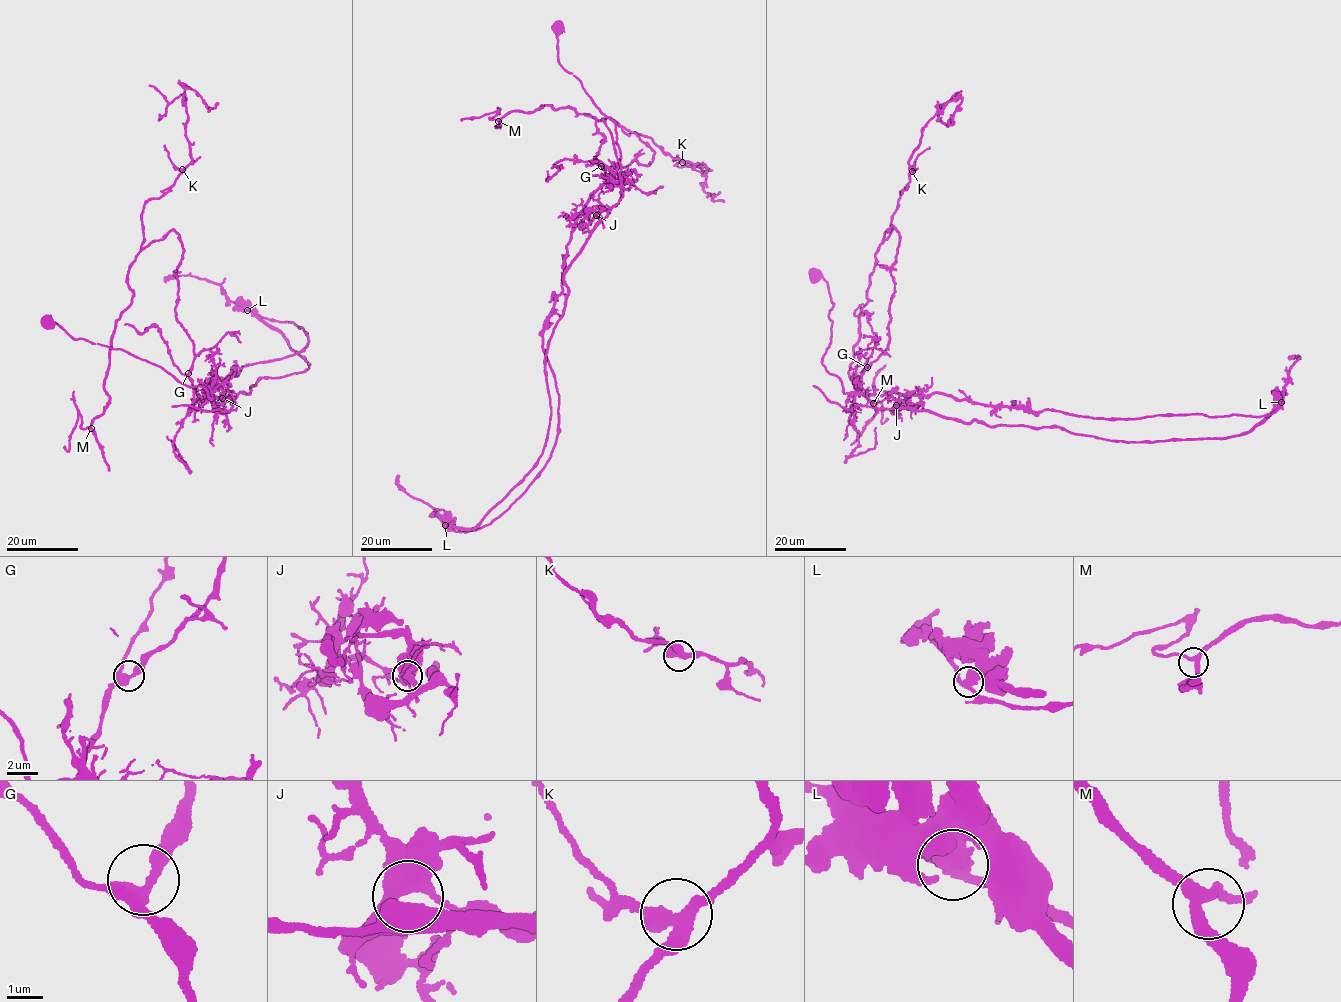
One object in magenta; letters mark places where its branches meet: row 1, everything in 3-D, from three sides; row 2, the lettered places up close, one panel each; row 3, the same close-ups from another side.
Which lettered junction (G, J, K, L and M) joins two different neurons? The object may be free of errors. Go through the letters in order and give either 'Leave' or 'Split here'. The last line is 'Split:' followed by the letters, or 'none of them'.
G: Leave
J: Leave
K: Leave
L: Split here
M: Leave
Split: L

